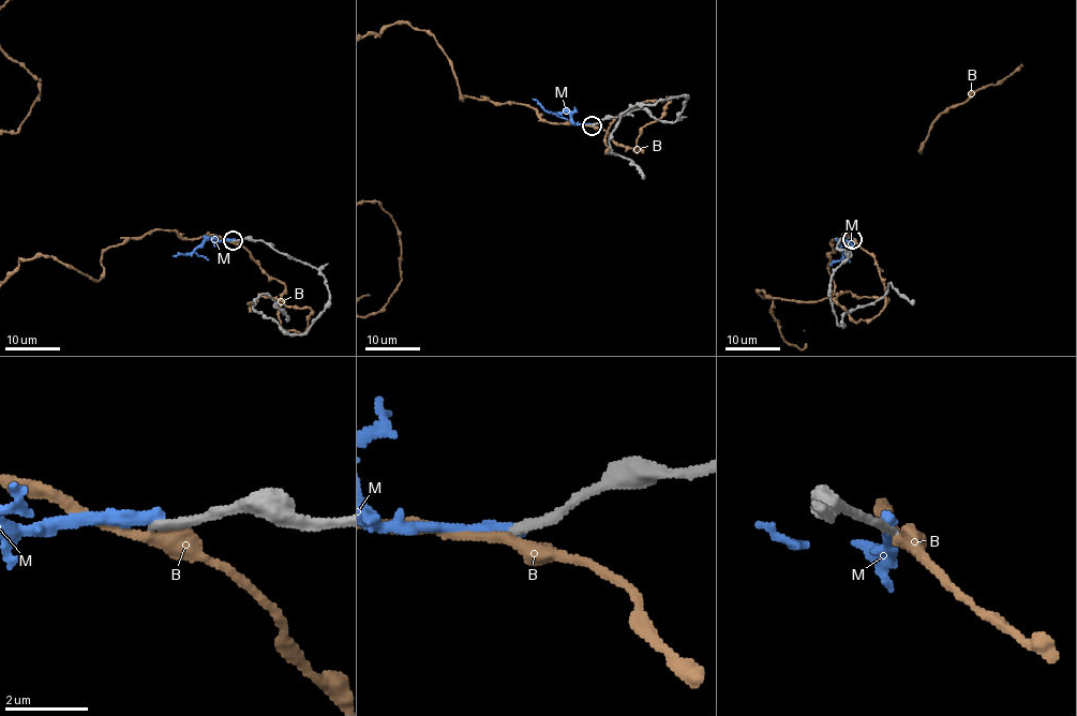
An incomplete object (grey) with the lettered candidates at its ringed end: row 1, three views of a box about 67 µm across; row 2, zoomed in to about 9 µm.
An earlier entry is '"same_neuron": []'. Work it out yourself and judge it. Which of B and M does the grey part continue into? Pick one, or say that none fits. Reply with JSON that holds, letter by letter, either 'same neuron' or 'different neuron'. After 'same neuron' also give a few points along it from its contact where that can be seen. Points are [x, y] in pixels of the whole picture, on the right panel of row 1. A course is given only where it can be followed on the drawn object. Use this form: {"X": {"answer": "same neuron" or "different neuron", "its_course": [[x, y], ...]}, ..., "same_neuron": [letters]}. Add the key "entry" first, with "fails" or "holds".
{"entry": "holds", "B": {"answer": "different neuron"}, "M": {"answer": "different neuron"}, "same_neuron": []}

